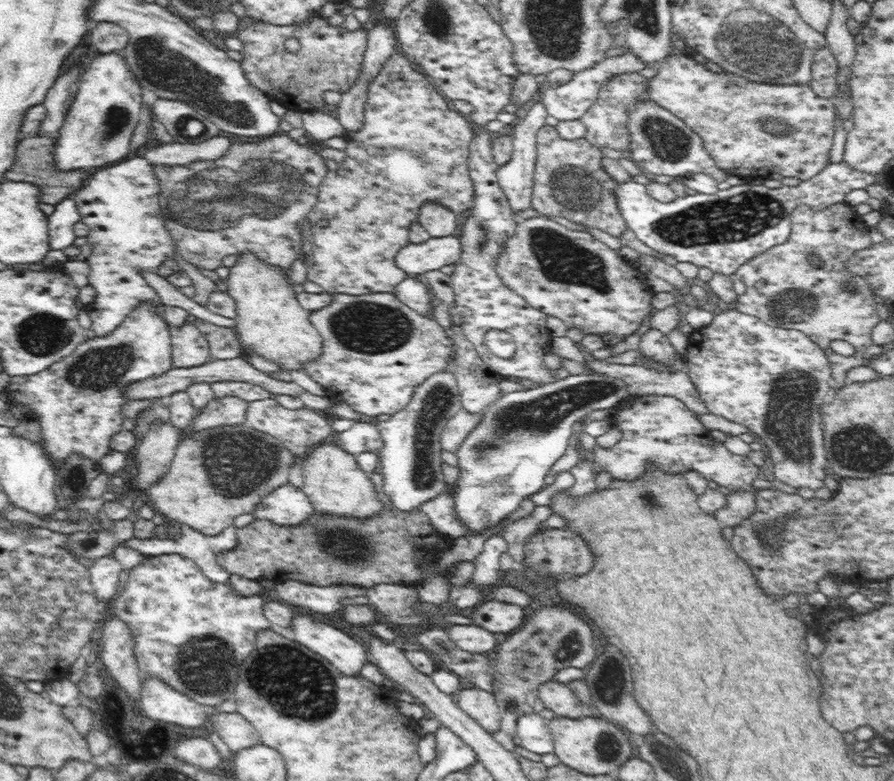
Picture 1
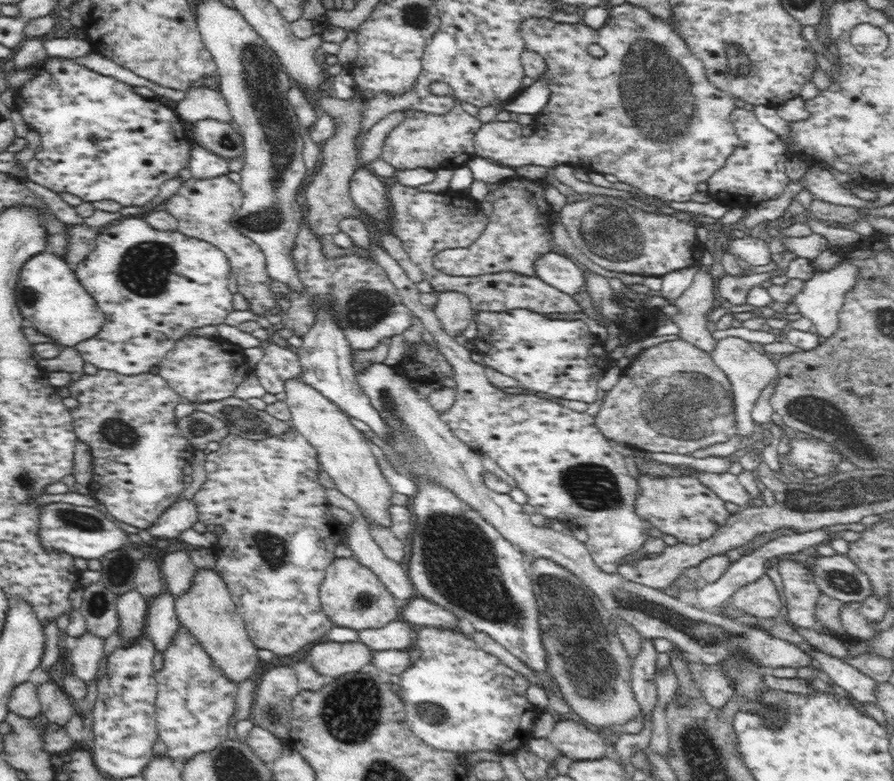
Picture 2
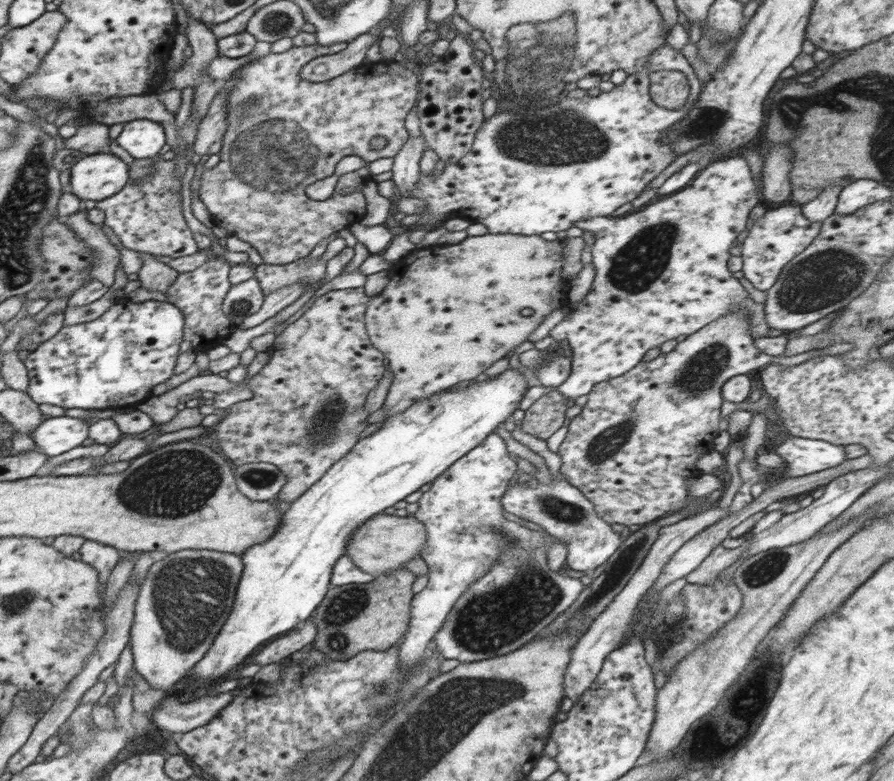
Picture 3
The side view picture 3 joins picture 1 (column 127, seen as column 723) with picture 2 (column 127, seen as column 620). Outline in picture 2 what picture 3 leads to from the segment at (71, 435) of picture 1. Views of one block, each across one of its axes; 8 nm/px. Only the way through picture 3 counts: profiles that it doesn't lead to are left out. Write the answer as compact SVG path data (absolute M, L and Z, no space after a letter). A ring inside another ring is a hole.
M98 369L95 374L84 374L80 380L70 381L67 386L70 392L70 397L78 400L79 406L77 408L69 409L72 417L72 426L74 427L77 440L87 444L91 450L92 462L93 462L93 476L89 484L89 495L94 499L96 498L100 504L106 506L108 512L112 518L120 520L120 522L126 523L130 526L134 526L137 529L150 529L154 521L158 520L159 516L168 508L180 499L180 494L184 492L184 489L188 486L189 480L182 472L182 469L187 464L190 464L194 453L194 447L189 443L189 440L180 434L179 428L176 426L176 416L174 410L179 402L185 402L185 400L174 392L170 385L158 374L156 370L148 373L135 374L135 375L123 375L118 372Z

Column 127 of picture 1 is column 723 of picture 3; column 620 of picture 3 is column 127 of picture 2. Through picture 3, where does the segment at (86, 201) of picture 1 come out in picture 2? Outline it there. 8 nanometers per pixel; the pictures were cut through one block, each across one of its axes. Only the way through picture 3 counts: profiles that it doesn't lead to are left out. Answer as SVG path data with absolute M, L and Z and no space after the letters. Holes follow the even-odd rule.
M126 216L119 224L110 224L97 236L94 250L73 269L105 317L98 335L74 346L84 361L98 369L128 376L152 372L178 340L191 330L224 323L233 310L233 294L228 289L231 268L226 254L216 246L180 231L158 231L146 219Z

